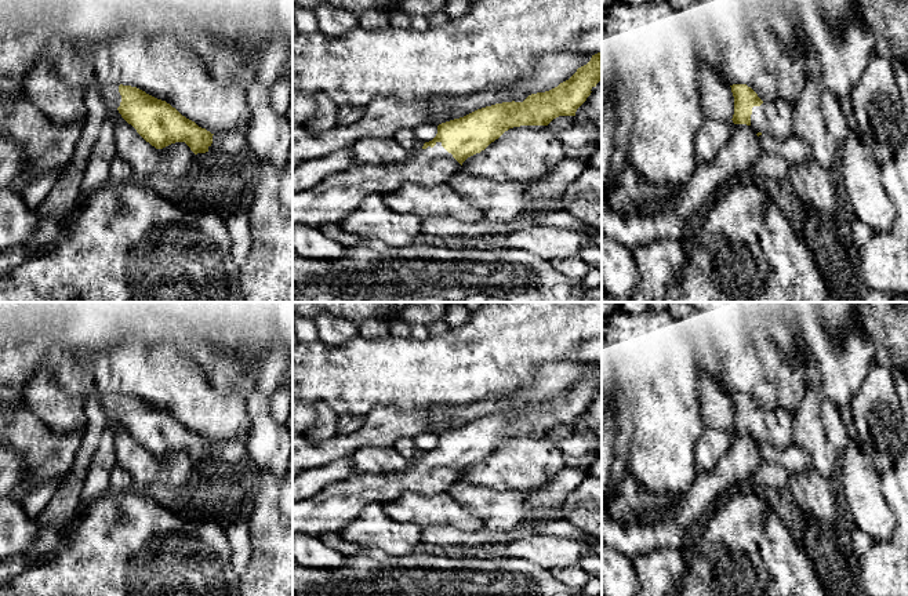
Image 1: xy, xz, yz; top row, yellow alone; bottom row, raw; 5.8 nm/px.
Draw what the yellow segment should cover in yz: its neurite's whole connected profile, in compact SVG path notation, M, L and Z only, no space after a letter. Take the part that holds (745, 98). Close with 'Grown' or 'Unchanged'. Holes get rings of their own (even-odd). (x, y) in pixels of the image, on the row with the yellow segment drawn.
M733 84L734 124L749 126L756 135L769 134L780 141L792 135L792 103L782 98L763 102L747 84Z. Grown

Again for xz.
M602 52L592 55L591 61L557 87L529 95L523 102L502 102L477 109L464 117L454 119L437 126L436 137L425 142L422 149L410 155L406 163L362 164L355 163L351 168L327 175L315 186L302 192L293 192L293 225L302 224L320 228L326 224L341 224L342 219L356 210L360 203L373 193L389 193L406 182L422 186L448 183L461 171L462 163L484 150L505 131L520 126L548 126L559 116L575 116L577 109L591 95L591 90L602 80Z. Grown

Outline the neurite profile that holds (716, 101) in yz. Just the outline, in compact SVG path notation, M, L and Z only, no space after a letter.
M698 62L700 106L705 119L731 120L734 115L734 97L731 87L711 65Z

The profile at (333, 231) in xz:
M326 224L319 228L328 239L337 241L345 248L355 247L359 244L360 237L352 233L345 232L339 224Z

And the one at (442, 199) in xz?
M406 182L396 190L385 193L384 200L397 214L417 214L421 218L448 215L461 222L480 222L484 219L482 210L448 183L422 186Z

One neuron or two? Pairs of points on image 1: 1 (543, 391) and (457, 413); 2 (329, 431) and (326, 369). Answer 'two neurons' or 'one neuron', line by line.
1: one neuron
2: two neurons

